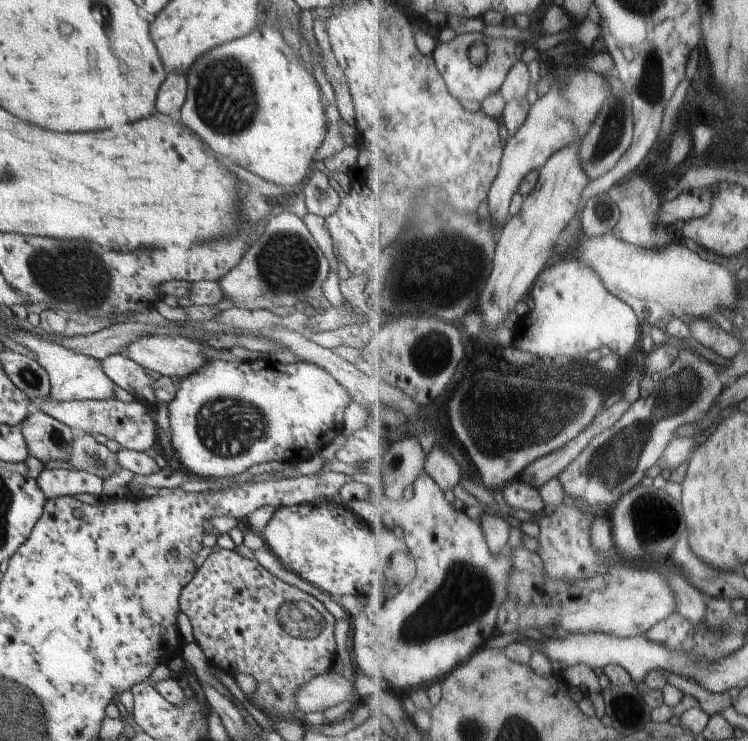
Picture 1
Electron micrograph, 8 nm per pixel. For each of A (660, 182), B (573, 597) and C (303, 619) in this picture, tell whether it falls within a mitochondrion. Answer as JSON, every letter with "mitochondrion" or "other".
{"A":"other","B":"other","C":"mitochondrion"}

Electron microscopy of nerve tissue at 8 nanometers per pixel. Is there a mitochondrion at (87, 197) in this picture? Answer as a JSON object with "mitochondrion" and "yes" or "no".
{"mitochondrion":"no"}

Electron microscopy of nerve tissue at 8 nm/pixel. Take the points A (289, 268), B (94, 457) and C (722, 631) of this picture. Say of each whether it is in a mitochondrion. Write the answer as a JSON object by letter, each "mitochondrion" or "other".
{"A":"mitochondrion","B":"mitochondrion","C":"mitochondrion"}

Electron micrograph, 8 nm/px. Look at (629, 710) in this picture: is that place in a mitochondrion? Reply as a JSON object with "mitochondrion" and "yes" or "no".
{"mitochondrion":"yes"}

